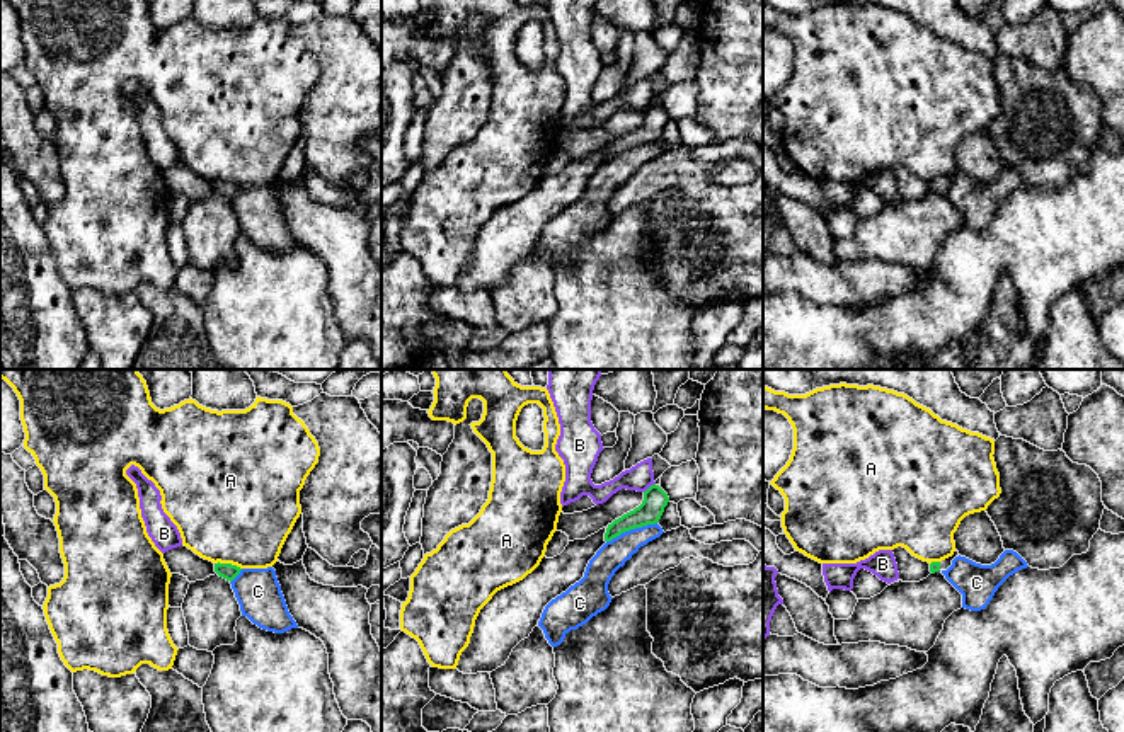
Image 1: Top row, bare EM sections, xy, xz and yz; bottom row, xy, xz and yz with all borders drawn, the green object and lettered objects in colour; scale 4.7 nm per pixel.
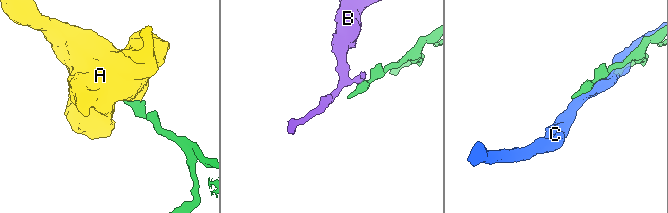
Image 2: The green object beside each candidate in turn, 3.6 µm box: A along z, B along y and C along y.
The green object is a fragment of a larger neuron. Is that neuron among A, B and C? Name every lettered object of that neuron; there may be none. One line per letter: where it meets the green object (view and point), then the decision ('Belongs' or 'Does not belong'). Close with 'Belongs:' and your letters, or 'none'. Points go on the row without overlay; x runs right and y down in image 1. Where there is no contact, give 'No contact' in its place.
A: Touches green at xy (229, 182). Does not belong
B: Touches green at xz (649, 106). Does not belong
C: Touches green at xz (630, 147). Does not belong
Belongs: none

